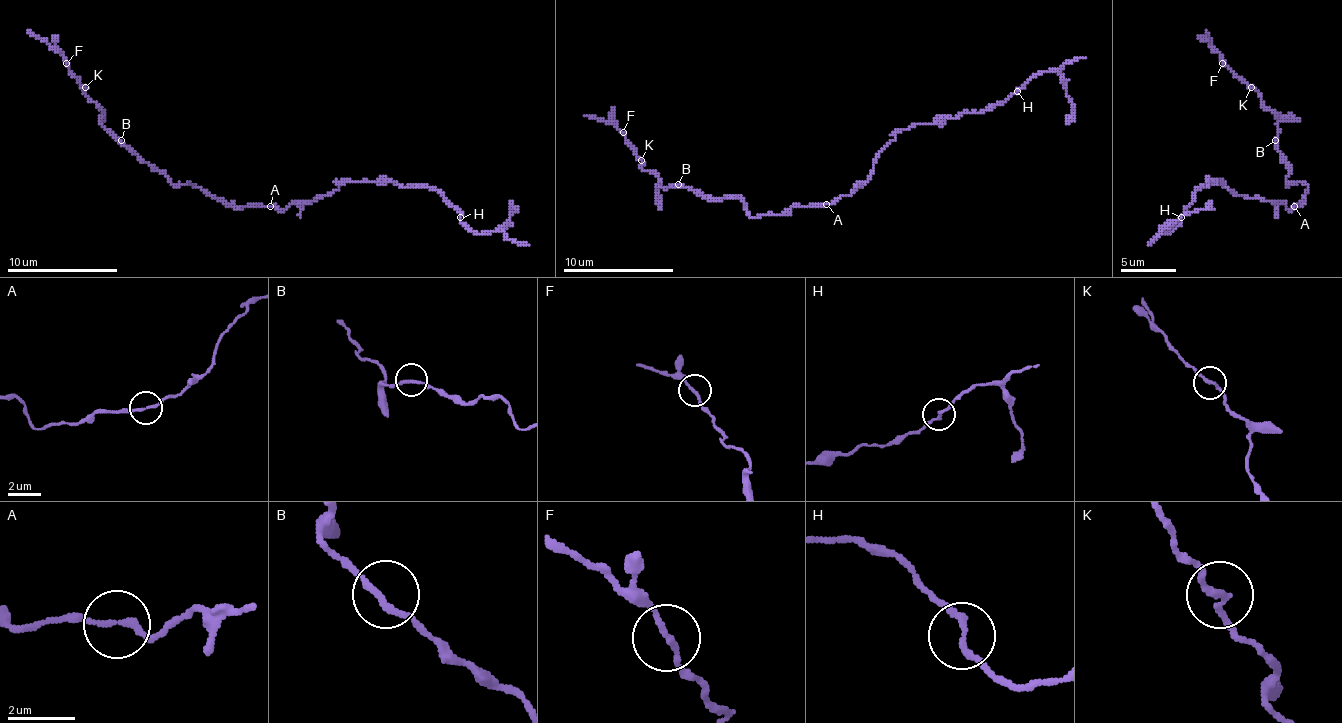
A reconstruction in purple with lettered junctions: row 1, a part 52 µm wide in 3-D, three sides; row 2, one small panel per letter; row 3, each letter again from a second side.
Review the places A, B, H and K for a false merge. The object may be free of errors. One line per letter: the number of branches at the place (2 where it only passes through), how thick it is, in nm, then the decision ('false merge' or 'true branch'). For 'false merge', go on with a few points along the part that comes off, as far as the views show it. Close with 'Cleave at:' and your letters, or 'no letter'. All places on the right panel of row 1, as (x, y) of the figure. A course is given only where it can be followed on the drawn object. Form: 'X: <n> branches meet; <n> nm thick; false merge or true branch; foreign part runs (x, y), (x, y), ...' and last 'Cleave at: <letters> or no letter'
A: 2 branches meet; 180 nm thick; true branch
B: 2 branches meet; 190 nm thick; true branch
H: 2 branches meet; 170 nm thick; true branch
K: 2 branches meet; 180 nm thick; true branch
Cleave at: no letter

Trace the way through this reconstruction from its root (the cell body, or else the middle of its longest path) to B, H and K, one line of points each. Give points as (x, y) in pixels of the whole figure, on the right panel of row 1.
B: (1294, 206), (1305, 198), (1308, 187), (1300, 182), (1291, 184), (1286, 182), (1289, 165), (1275, 140)
H: (1294, 206), (1289, 209), (1286, 204), (1245, 198), (1220, 182), (1209, 182), (1195, 193), (1195, 201), (1181, 217)
K: (1294, 206), (1305, 198), (1308, 187), (1300, 182), (1286, 182), (1289, 165), (1278, 151), (1278, 118), (1250, 88)

